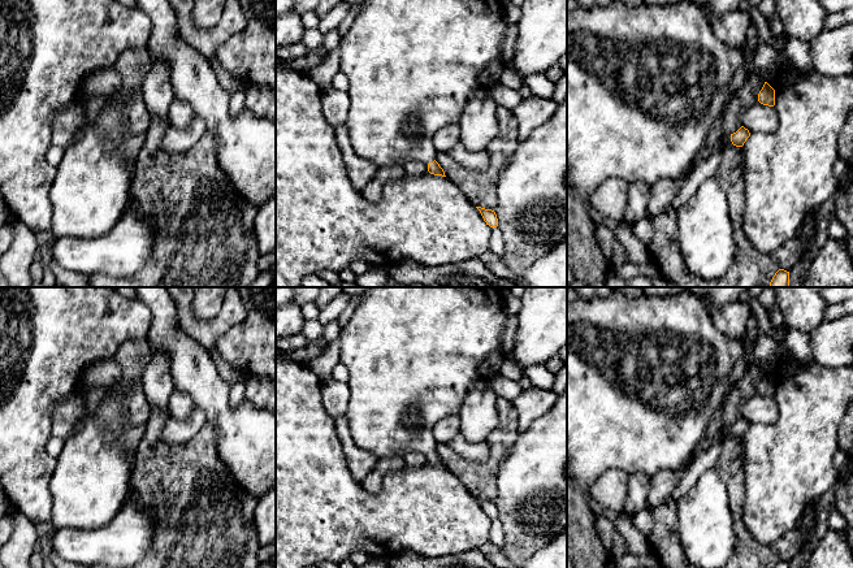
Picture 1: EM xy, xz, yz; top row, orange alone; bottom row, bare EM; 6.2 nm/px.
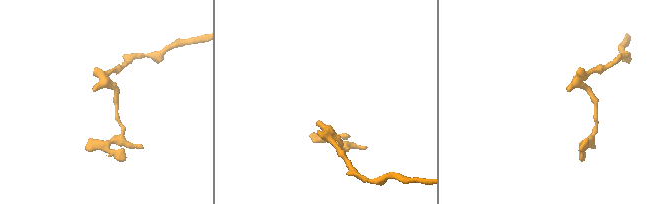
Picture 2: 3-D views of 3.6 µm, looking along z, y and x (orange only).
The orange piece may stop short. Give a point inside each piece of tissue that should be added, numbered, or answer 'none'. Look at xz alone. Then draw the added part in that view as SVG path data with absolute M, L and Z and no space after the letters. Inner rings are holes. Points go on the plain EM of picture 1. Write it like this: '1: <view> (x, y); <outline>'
1: xz (412, 354); M369 287L360 295L358 307L341 331L339 351L339 363L348 370L350 404L345 415L348 421L347 432L358 448L373 454L377 459L403 456L408 452L430 455L436 451L433 428L440 420L450 415L459 415L471 386L481 378L479 367L492 352L501 351L501 335L507 320L503 296L505 292L501 287Z

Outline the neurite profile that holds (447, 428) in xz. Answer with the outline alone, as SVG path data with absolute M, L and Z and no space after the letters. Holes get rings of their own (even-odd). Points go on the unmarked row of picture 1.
M450 415L440 420L433 428L433 437L437 445L447 445L455 435L459 434L460 419L459 415Z

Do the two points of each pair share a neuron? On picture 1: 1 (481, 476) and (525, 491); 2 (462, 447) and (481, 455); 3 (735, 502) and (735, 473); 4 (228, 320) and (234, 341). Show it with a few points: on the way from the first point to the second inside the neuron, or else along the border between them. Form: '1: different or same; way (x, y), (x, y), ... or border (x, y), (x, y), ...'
1: different; border (506, 452), (498, 464), (497, 497), (493, 501)
2: same; way (467, 450), (476, 451)
3: same; way (735, 495), (735, 480)
4: different; border (242, 300), (245, 317), (217, 338), (215, 350)

